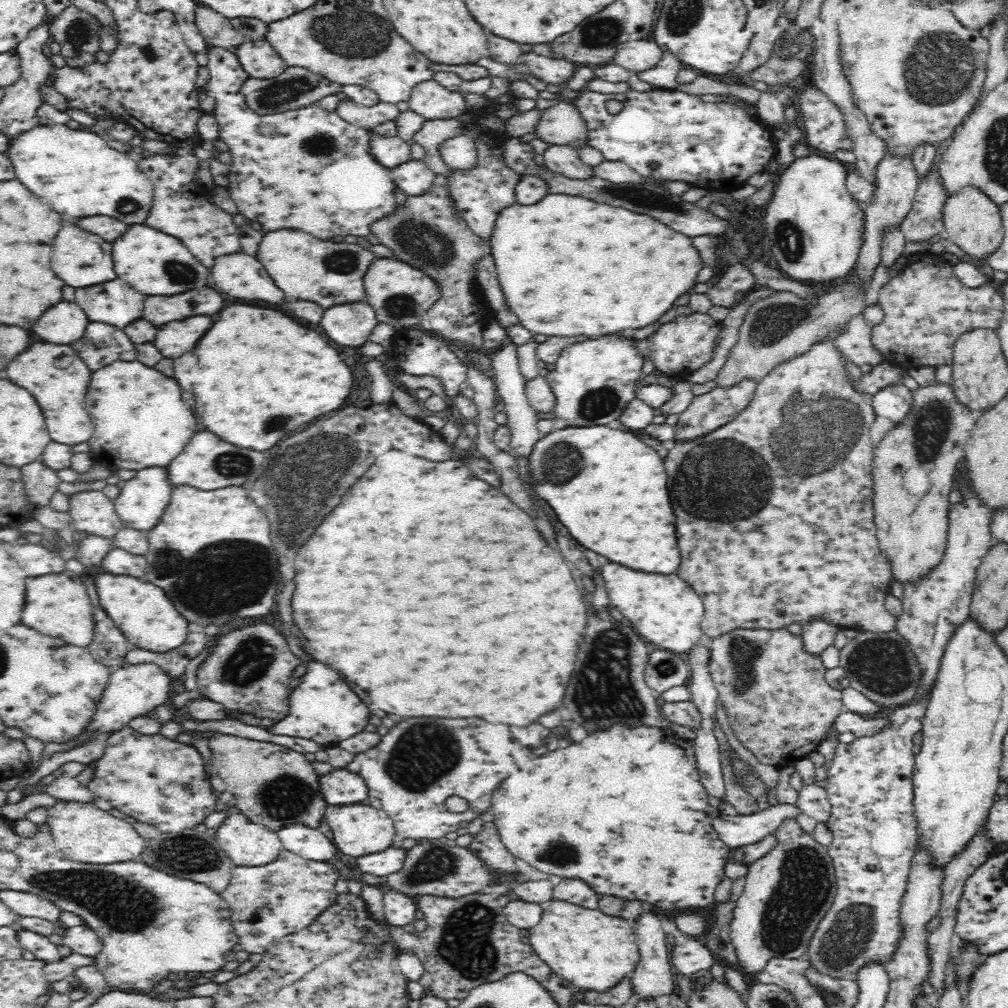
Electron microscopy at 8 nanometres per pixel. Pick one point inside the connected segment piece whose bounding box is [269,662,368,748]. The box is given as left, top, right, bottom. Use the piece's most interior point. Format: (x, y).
(323, 709)

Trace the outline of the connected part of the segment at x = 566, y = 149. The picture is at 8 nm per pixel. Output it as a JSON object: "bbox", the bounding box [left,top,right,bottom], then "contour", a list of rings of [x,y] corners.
{"bbox":[541,144,594,179],"contour":[[[549,144],[541,154],[544,164],[558,174],[579,179],[594,175],[592,166],[585,164],[570,145]]]}

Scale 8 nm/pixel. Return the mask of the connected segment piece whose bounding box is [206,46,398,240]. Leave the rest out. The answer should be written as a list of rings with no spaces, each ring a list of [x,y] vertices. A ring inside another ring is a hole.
[[[209,46],[206,53],[208,57],[207,68],[210,71],[210,79],[208,80],[206,88],[207,96],[212,96],[212,98],[216,100],[212,114],[220,126],[218,138],[230,145],[232,162],[229,164],[229,185],[227,189],[242,216],[245,216],[245,218],[250,221],[260,222],[260,224],[262,224],[262,231],[265,233],[284,229],[304,230],[304,232],[316,238],[335,240],[342,239],[347,235],[366,236],[371,233],[370,228],[374,222],[381,221],[382,218],[396,212],[398,206],[396,203],[397,184],[394,182],[393,169],[389,169],[382,165],[381,162],[378,162],[378,159],[374,157],[372,151],[370,151],[372,131],[350,124],[346,122],[346,120],[342,120],[335,111],[326,111],[326,109],[323,109],[320,105],[316,105],[316,103],[310,103],[302,108],[277,111],[274,114],[258,114],[246,106],[244,97],[240,94],[242,84],[244,84],[250,76],[246,73],[242,64],[240,64],[234,49]]]

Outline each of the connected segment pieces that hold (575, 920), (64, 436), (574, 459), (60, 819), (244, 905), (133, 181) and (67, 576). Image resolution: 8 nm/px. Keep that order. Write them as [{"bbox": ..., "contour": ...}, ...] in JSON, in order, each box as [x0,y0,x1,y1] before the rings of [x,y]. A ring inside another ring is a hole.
[{"bbox":[529,900,640,993],"contour":[[[552,900],[548,902],[548,904],[544,905],[544,914],[541,917],[541,920],[537,926],[534,926],[529,930],[530,932],[530,944],[533,948],[533,951],[536,953],[536,957],[538,957],[539,961],[543,963],[546,967],[550,967],[552,973],[556,974],[556,976],[560,976],[562,980],[566,980],[568,984],[570,984],[571,988],[575,990],[584,990],[586,992],[592,993],[605,993],[606,990],[612,989],[614,986],[623,979],[627,978],[638,966],[638,962],[640,961],[639,956],[639,948],[635,943],[636,938],[633,930],[633,923],[624,918],[612,918],[606,915],[602,915],[600,911],[595,910],[587,910],[569,903],[558,903],[556,900]]]},{"bbox":[6,342,94,446],"contour":[[[48,342],[30,344],[22,354],[18,354],[18,358],[14,358],[14,362],[10,362],[10,366],[6,368],[6,376],[14,380],[14,384],[30,390],[30,394],[36,396],[40,408],[44,410],[52,440],[75,446],[86,440],[90,442],[94,434],[94,424],[84,408],[84,398],[92,370],[80,358],[72,358],[72,362],[68,362],[66,366],[56,366],[56,354],[70,354],[70,352],[72,352],[70,346],[58,346]],[[60,348],[62,352],[58,352]]]},{"bbox":[529,426,680,574],"contour":[[[618,426],[556,427],[534,448],[529,460],[532,490],[544,498],[568,532],[586,548],[636,570],[670,574],[680,566],[676,540],[676,516],[666,488],[662,458],[640,437]]]},{"bbox":[45,801,147,865],"contour":[[[58,801],[48,807],[48,820],[45,824],[50,827],[60,855],[86,864],[109,865],[134,860],[142,854],[147,844],[126,818],[113,816],[93,804]]]},{"bbox":[222,849,342,954],"contour":[[[283,849],[274,862],[264,866],[232,867],[228,888],[226,892],[222,892],[222,898],[228,902],[228,908],[232,912],[232,925],[242,950],[252,954],[266,952],[266,948],[274,941],[310,927],[338,901],[340,895],[336,886],[342,879],[342,873],[333,863],[304,860],[286,849]]]},{"bbox":[6,123,154,224],"contour":[[[58,123],[38,124],[18,134],[8,145],[6,152],[16,178],[58,214],[72,218],[106,214],[128,224],[144,222],[148,216],[154,185],[142,171],[141,162],[108,148],[98,134]]]},{"bbox":[22,570,94,647],"contour":[[[66,570],[60,574],[28,578],[26,580],[26,604],[22,610],[22,622],[36,628],[42,634],[58,636],[68,644],[87,647],[93,639],[94,621],[92,604],[88,600],[85,584],[80,574]]]}]

